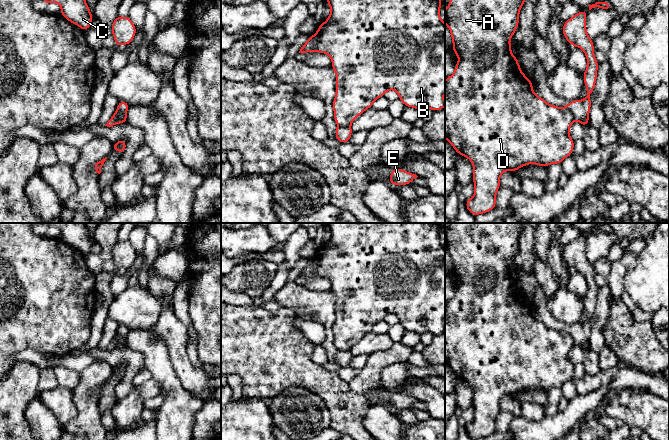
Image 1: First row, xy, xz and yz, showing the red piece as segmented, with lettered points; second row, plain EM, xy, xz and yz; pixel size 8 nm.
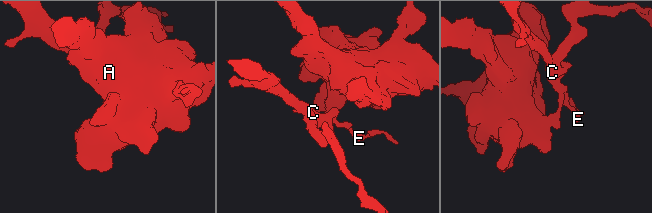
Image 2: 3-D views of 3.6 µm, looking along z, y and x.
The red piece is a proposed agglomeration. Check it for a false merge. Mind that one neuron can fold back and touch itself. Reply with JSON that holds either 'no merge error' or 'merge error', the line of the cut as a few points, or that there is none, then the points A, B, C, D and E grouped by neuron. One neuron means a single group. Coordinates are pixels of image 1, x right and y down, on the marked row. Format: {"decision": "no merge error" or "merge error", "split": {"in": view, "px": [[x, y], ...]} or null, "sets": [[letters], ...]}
{"decision": "merge error", "split": {"in": "xy", "px": [[125, 113], [116, 114], [116, 123]]}, "sets": [["A", "B", "D"], ["C", "E"]]}

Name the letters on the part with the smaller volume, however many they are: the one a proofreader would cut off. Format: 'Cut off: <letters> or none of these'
Cut off: C, E

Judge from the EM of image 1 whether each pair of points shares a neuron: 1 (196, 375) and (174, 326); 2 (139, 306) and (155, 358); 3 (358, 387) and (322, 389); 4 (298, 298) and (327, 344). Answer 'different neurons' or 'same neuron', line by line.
1: same neuron
2: different neurons
3: different neurons
4: same neuron

